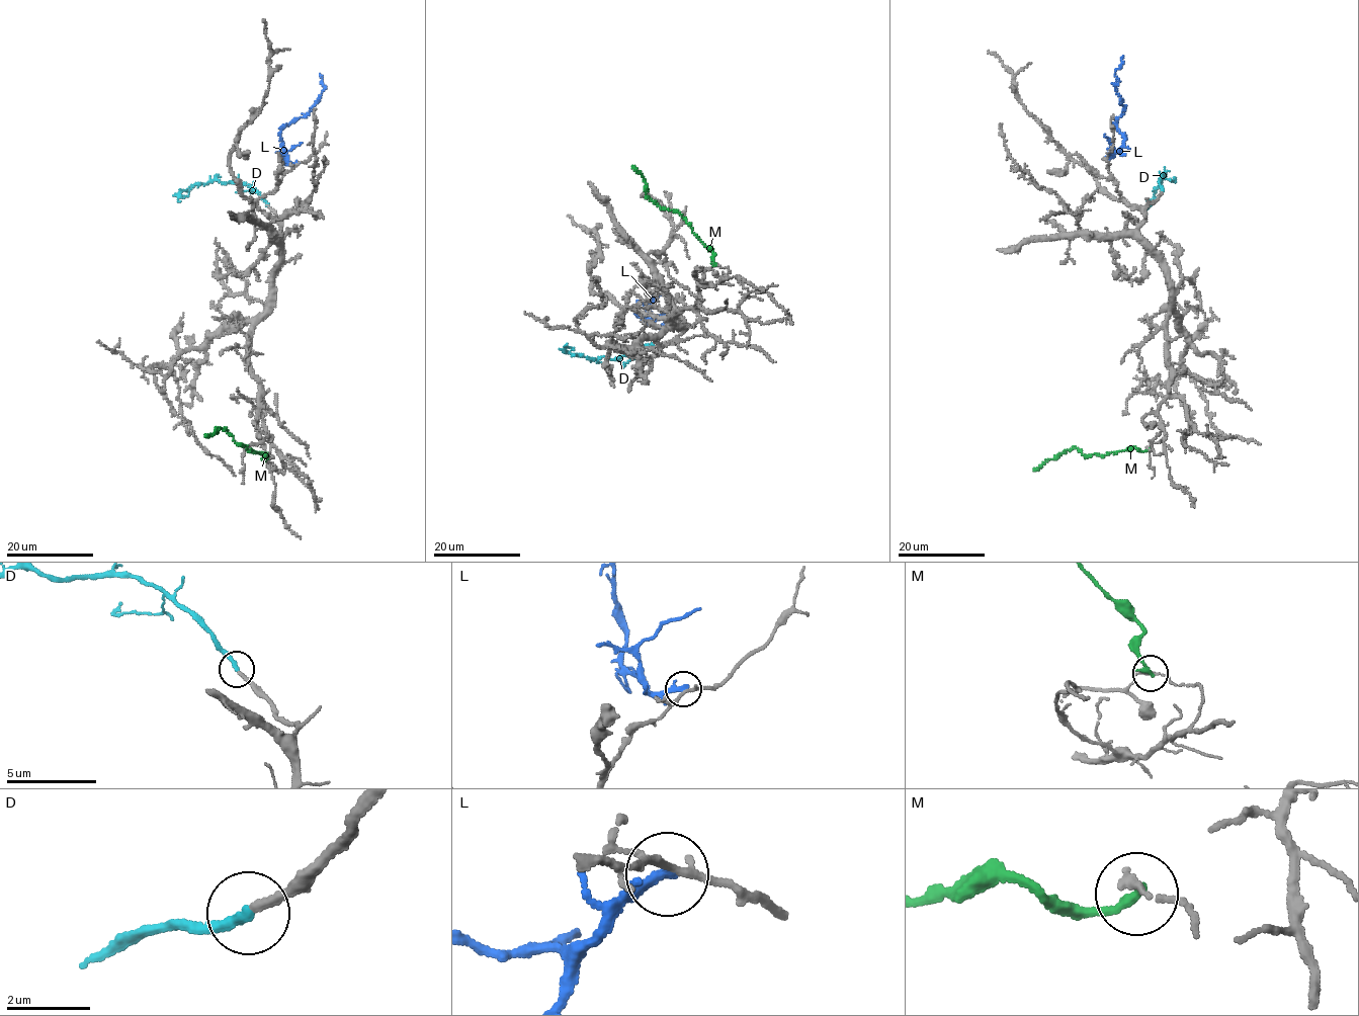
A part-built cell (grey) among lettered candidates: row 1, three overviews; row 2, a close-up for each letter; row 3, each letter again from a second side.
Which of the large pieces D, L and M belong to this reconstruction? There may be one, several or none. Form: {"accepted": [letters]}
{"accepted": ["D"]}

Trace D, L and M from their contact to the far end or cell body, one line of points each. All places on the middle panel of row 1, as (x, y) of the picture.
D: (652, 343), (638, 346), (614, 359), (592, 358), (563, 349), (573, 348)
L: (660, 294), (645, 318), (636, 315), (651, 322), (661, 314), (665, 316), (658, 329)
M: (715, 265), (713, 253), (680, 215), (649, 199), (646, 182), (632, 166)

